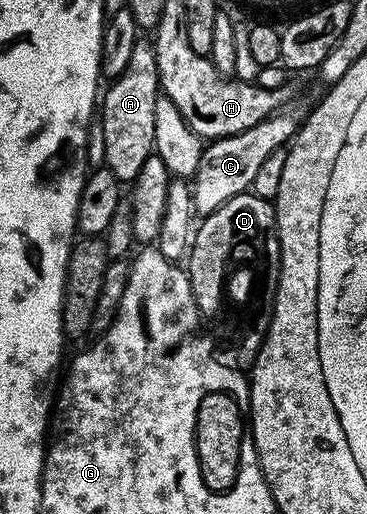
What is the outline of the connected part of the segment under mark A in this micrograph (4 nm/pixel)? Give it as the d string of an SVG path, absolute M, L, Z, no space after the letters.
M138 41L135 49L131 49L127 69L123 69L123 73L119 73L119 77L108 86L106 91L104 88L103 98L99 103L101 147L105 150L103 163L122 184L129 185L137 178L139 169L143 169L143 161L154 154L155 101L162 94L162 89L152 42Z

